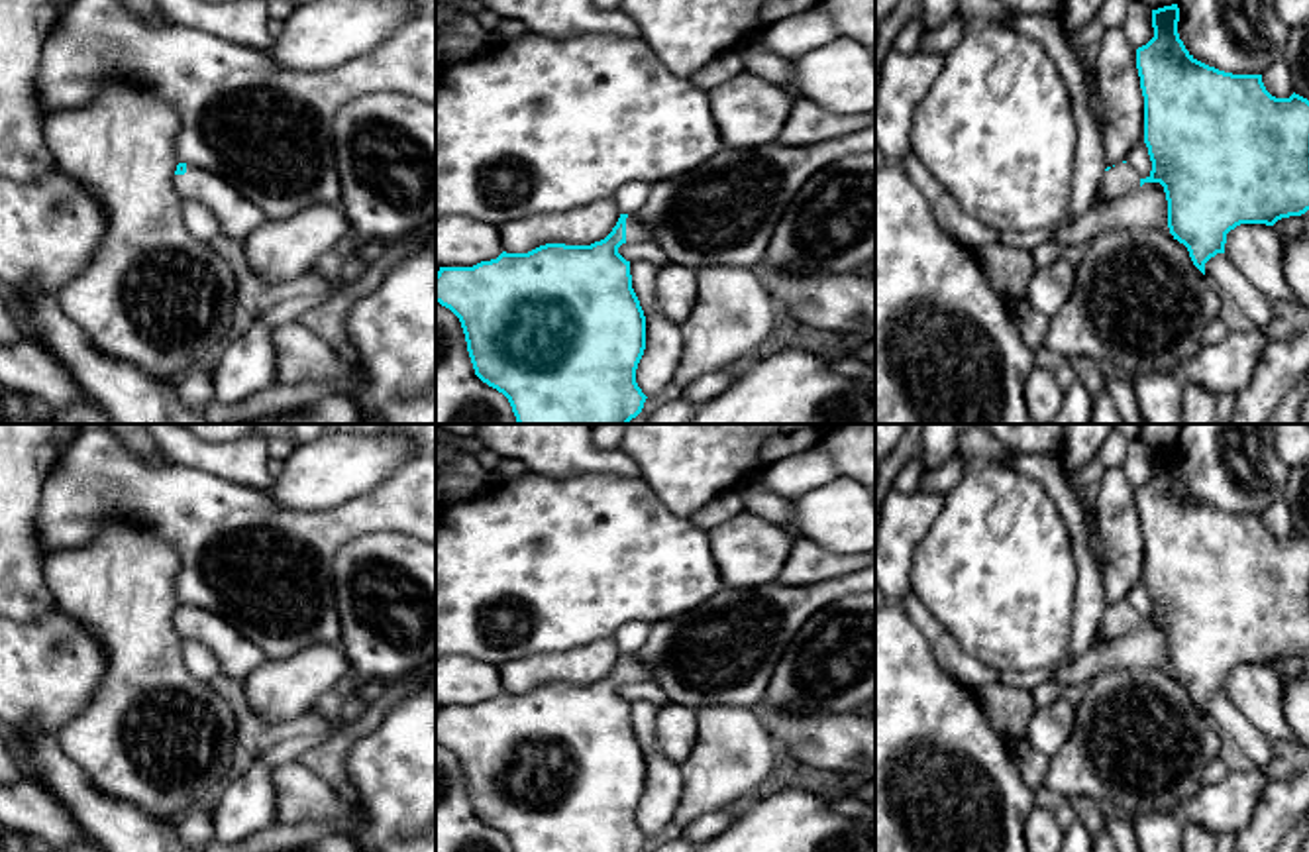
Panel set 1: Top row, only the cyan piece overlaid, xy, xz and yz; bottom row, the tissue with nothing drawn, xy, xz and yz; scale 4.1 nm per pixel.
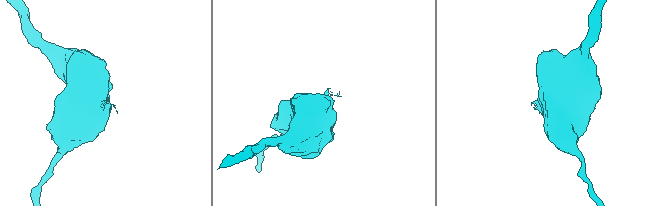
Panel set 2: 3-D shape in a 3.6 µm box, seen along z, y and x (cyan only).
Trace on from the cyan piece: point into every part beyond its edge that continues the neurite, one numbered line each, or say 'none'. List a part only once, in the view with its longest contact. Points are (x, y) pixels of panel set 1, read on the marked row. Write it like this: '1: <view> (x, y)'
1: xz (634, 228)

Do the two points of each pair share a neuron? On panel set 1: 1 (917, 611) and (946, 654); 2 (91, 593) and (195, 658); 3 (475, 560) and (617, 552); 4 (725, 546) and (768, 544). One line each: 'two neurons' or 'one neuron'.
1: one neuron
2: two neurons
3: one neuron
4: one neuron

